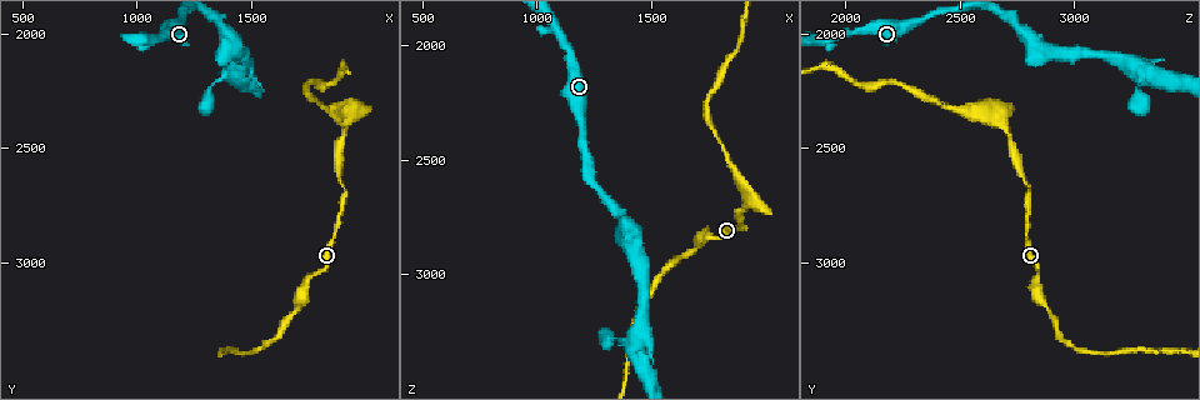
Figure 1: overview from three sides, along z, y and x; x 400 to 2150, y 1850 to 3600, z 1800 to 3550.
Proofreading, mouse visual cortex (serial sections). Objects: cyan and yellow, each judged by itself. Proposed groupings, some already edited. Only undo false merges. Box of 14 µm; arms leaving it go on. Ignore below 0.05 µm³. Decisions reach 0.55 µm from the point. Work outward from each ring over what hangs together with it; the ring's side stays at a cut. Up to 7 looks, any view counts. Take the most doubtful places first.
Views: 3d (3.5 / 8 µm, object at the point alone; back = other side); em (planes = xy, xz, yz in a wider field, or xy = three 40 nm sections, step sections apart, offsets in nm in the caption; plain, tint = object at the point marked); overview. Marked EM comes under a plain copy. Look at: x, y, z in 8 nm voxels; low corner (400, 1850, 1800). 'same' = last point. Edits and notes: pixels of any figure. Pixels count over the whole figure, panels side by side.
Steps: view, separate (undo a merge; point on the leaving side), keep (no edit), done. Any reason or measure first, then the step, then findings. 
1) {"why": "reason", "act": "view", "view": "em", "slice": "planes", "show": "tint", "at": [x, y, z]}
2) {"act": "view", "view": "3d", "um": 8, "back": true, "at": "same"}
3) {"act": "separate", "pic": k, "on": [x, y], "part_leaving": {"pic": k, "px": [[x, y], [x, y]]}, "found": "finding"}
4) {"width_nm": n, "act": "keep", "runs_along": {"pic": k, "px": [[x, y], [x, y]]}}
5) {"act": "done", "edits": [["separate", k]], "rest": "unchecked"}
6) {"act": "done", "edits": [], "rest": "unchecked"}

{"why": "a narrow waist", "act": "view", "view": "3d", "um": 3.5, "at": [1900, 2660, 2800]}

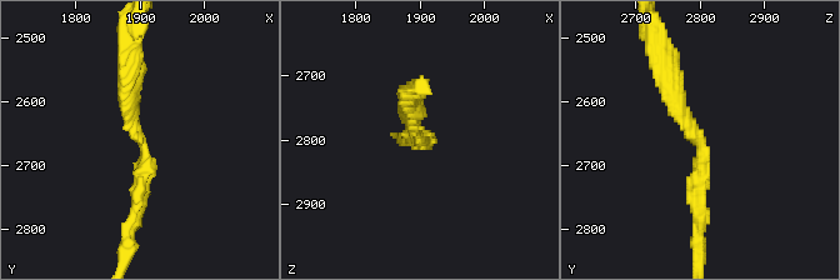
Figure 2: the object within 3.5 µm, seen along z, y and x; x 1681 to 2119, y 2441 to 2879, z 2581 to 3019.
{"why": "shape alone is not enough", "act": "view", "view": "em", "slice": "xy", "step": 1, "show": "tint", "at": [1905, 2665, 2800]}

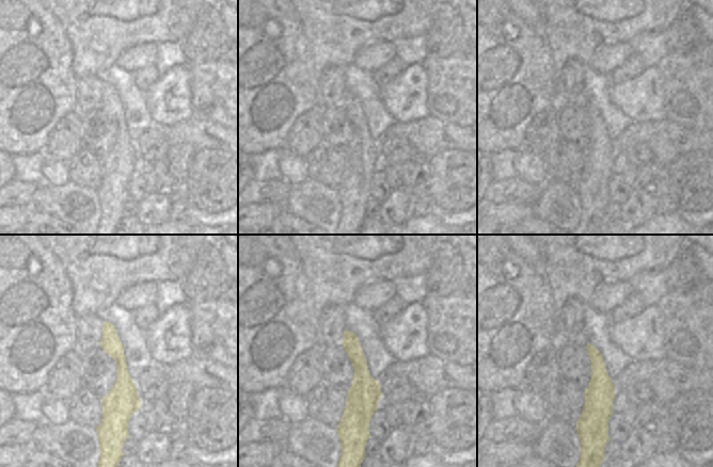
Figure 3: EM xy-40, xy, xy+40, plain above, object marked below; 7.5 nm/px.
{"arm_widths_nm": [200, 250], "act": "keep", "runs_along": {"pic": 3, "px": [[107, 324], [122, 364], [112, 424]]}, "found": "all the same cell"}

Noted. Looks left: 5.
{"why": "sudden change in width", "act": "view", "view": "3d", "um": 3.5, "at": [1830, 2330, 2480]}

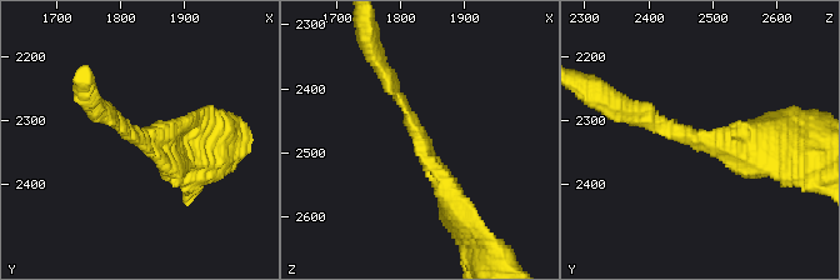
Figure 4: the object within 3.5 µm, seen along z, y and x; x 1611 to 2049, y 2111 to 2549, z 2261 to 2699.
{"arm_widths_nm": [150, 300], "why": "need the tissue", "act": "view", "view": "em", "slice": "xy", "step": 2, "show": "tint", "at": [1835, 2335, 2490]}

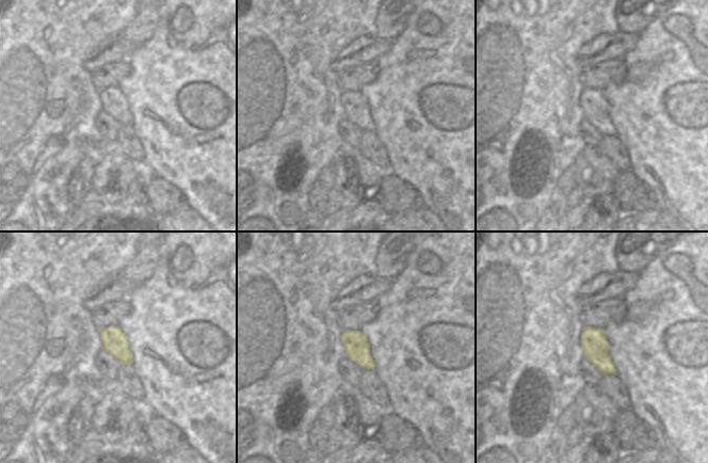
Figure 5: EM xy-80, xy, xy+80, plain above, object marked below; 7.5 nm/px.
{"act": "keep", "runs_along": {"pic": 4, "px": [[451, 215], [448, 193], [389, 80]]}, "found": "one cell here"}

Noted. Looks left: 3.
{"why": "branch point", "act": "view", "view": "3d", "um": 3.5, "at": [1410, 2160, 3320]}

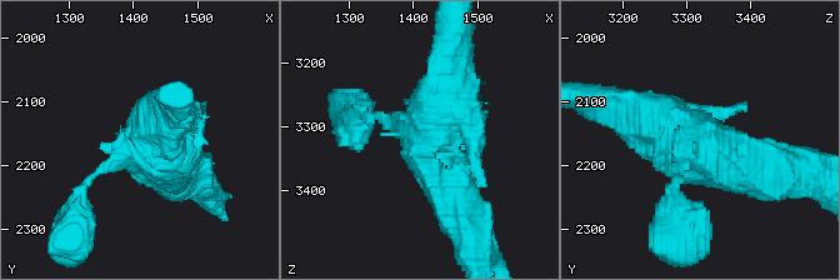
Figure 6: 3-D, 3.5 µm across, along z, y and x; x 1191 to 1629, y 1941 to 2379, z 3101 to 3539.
{"why": "now the EM", "act": "view", "view": "em", "slice": "planes", "show": "tint", "at": [1420, 2155, 3310]}

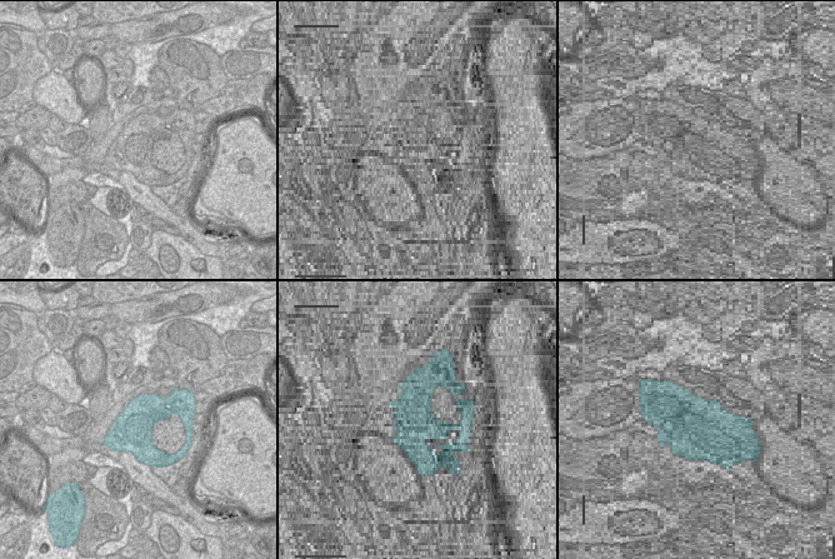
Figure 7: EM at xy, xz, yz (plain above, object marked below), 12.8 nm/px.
{"act": "keep", "runs_along": {"pic": 6, "px": [[628, 116], [759, 165]]}, "found": "continuous, no second cell"}

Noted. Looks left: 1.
{"act": "done", "edits": [], "rest": "unchecked"}

